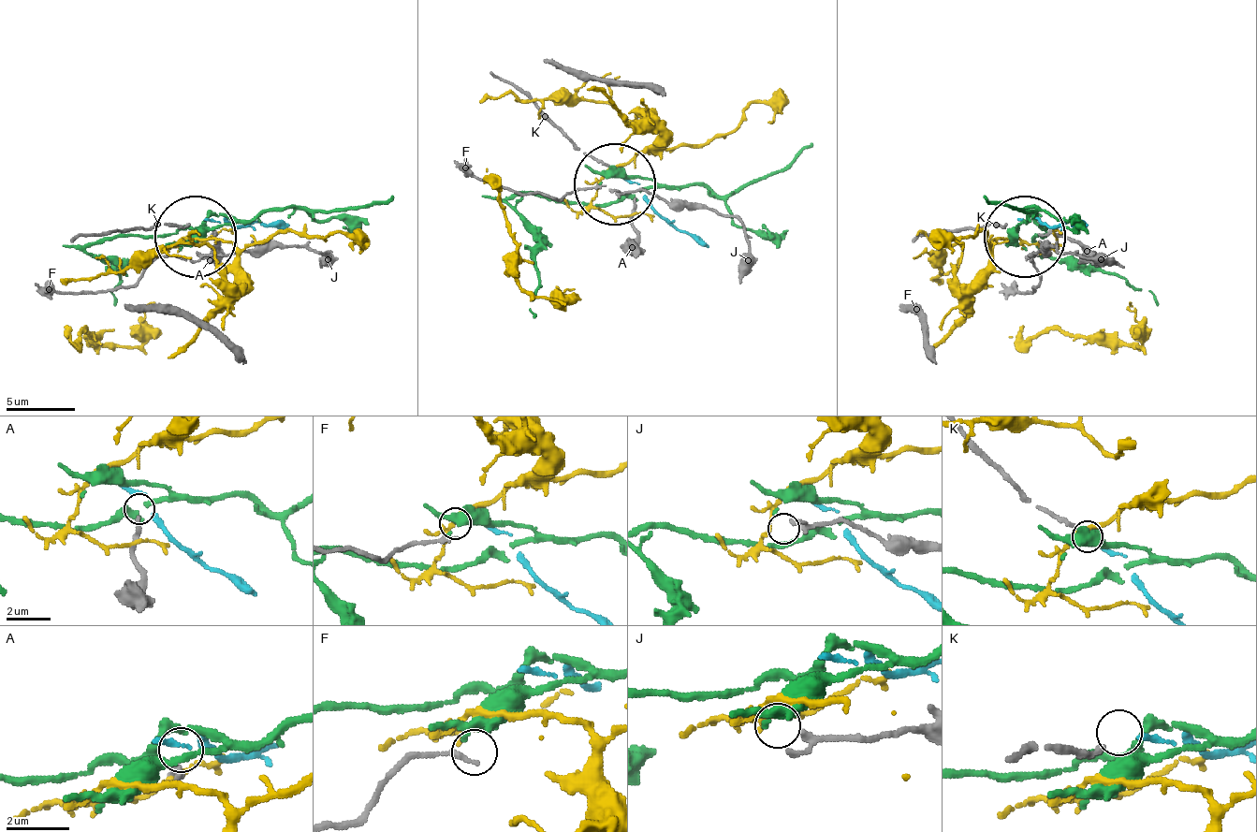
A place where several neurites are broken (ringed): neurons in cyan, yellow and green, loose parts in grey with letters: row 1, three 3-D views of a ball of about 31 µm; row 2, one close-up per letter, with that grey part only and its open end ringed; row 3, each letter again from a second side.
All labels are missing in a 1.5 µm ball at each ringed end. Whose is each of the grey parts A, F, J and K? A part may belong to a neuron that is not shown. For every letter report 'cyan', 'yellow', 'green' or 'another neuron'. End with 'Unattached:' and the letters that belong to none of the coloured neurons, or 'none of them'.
A: another neuron
F: another neuron
J: yellow
K: cyan
Unattached: A, F

